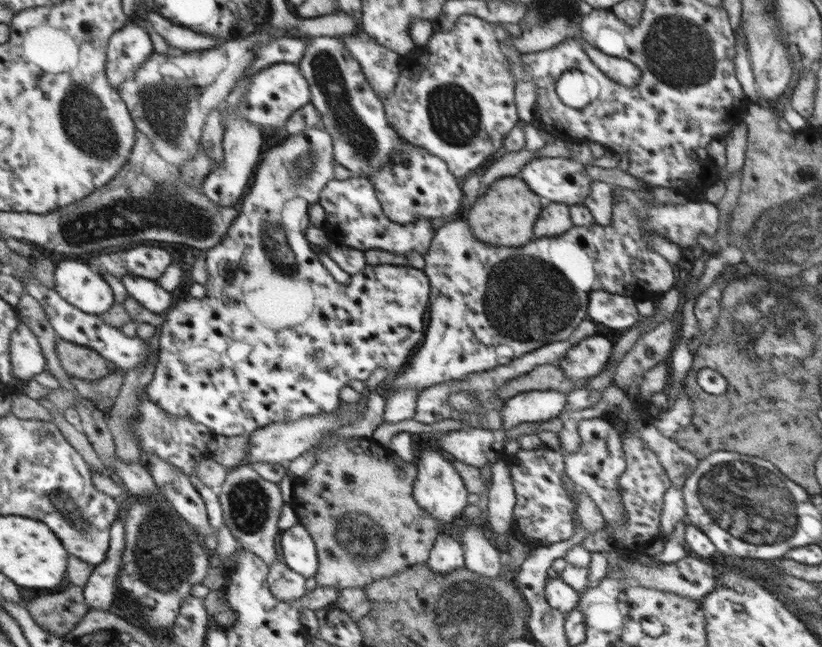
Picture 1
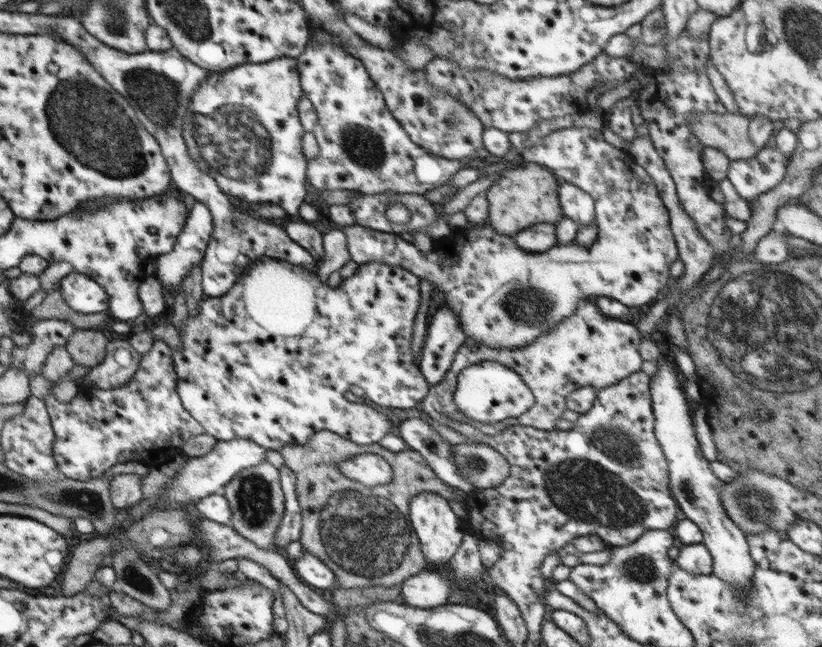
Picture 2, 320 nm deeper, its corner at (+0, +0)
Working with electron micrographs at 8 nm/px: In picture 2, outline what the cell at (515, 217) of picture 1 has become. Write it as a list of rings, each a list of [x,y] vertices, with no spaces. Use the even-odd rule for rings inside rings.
[[[524,162],[523,165],[511,169],[504,169],[489,189],[484,192],[490,202],[490,224],[495,232],[500,234],[516,234],[533,224],[557,224],[563,219],[563,210],[559,199],[559,179],[546,167],[533,162]]]

